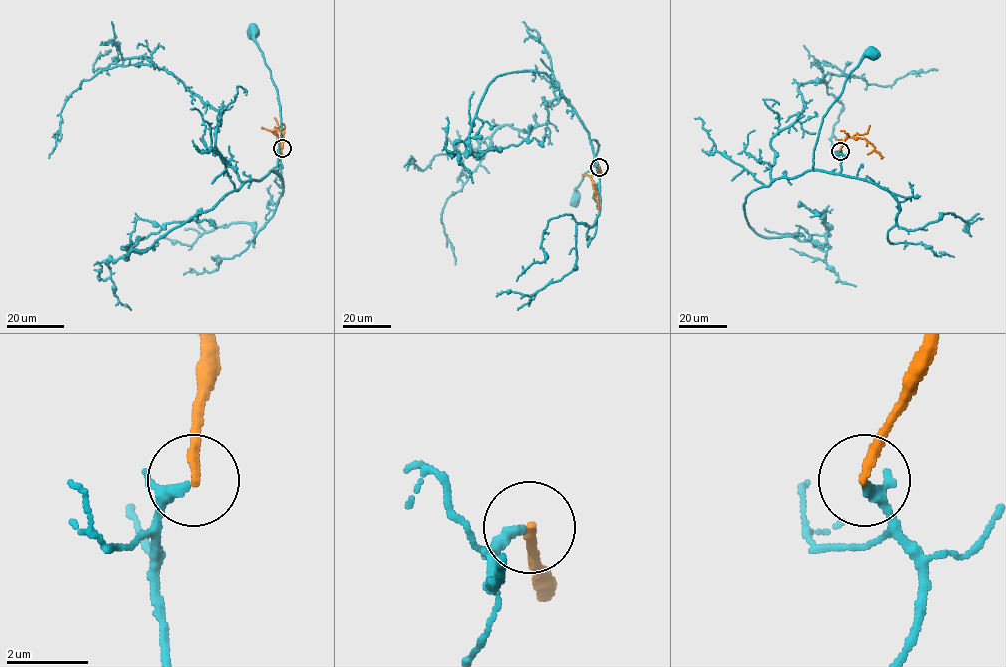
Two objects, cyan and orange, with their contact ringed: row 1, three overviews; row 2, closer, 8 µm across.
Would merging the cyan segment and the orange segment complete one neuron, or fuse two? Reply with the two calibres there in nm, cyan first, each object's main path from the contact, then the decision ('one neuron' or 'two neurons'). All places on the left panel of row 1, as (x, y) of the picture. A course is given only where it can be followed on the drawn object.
200 nm thick on the cyan side, 240 nm on the other; cyan runs (282, 148), (278, 174), (273, 169), (277, 165), (281, 134), (280, 106), (254, 31); orange runs (282, 148), (283, 133), (273, 130), (282, 154), (278, 156); one neuron

